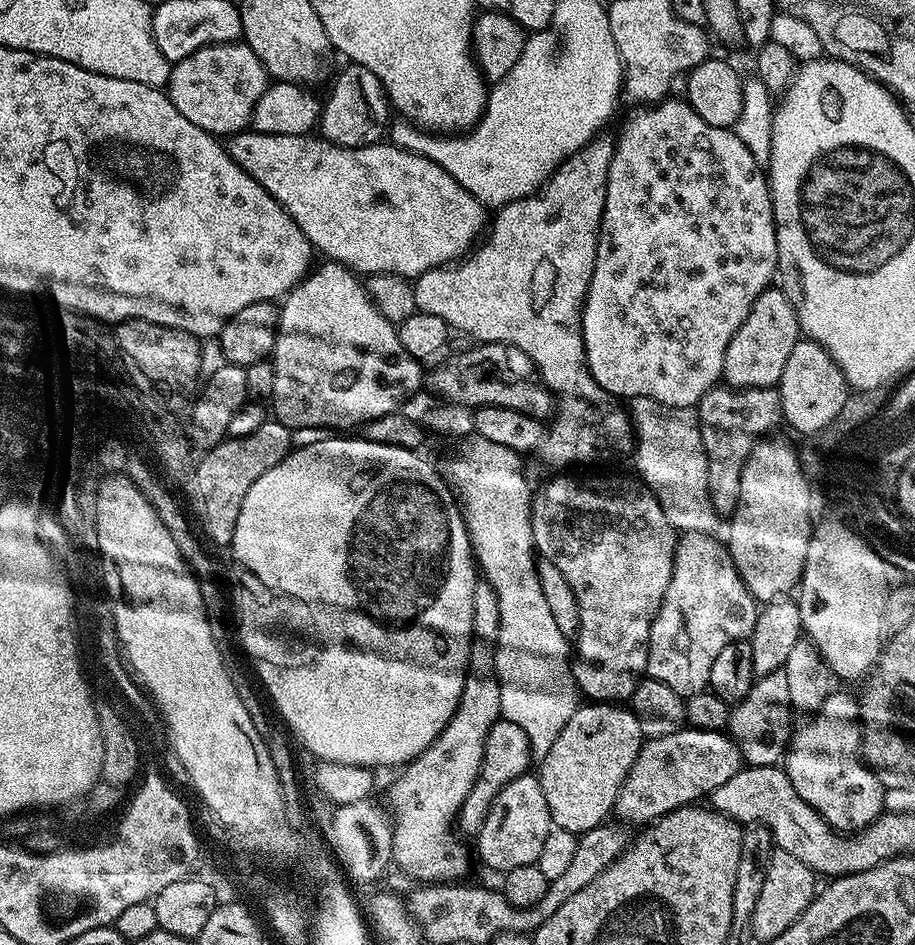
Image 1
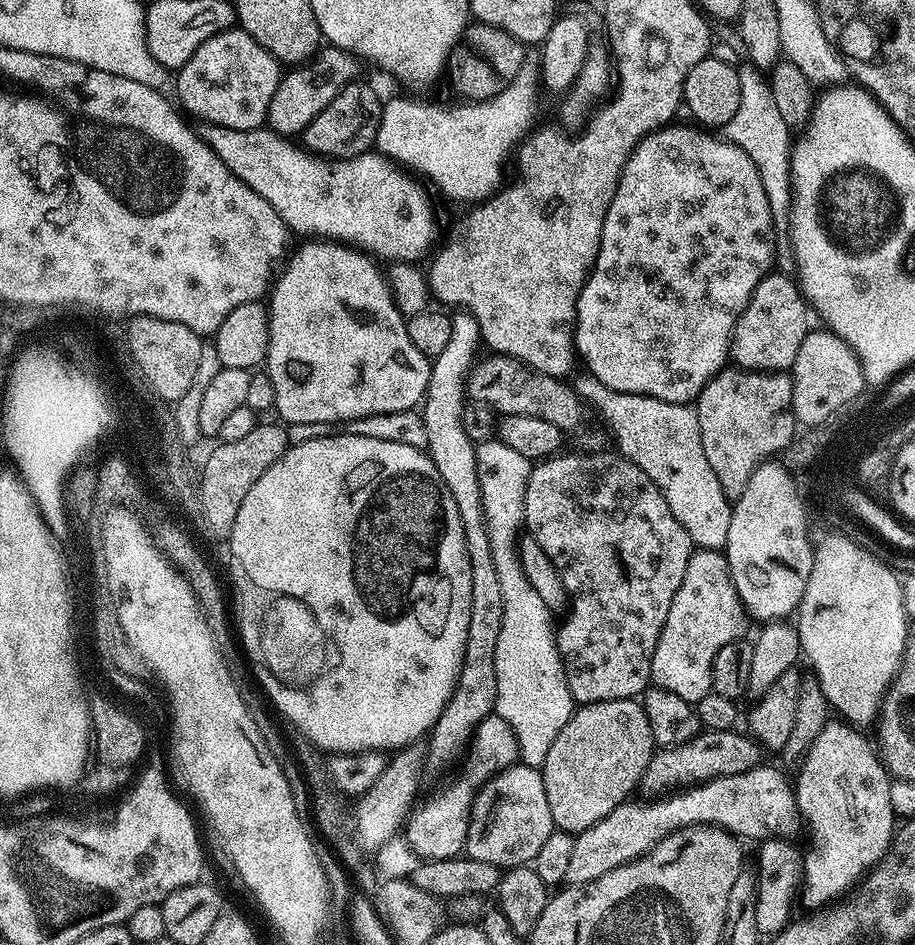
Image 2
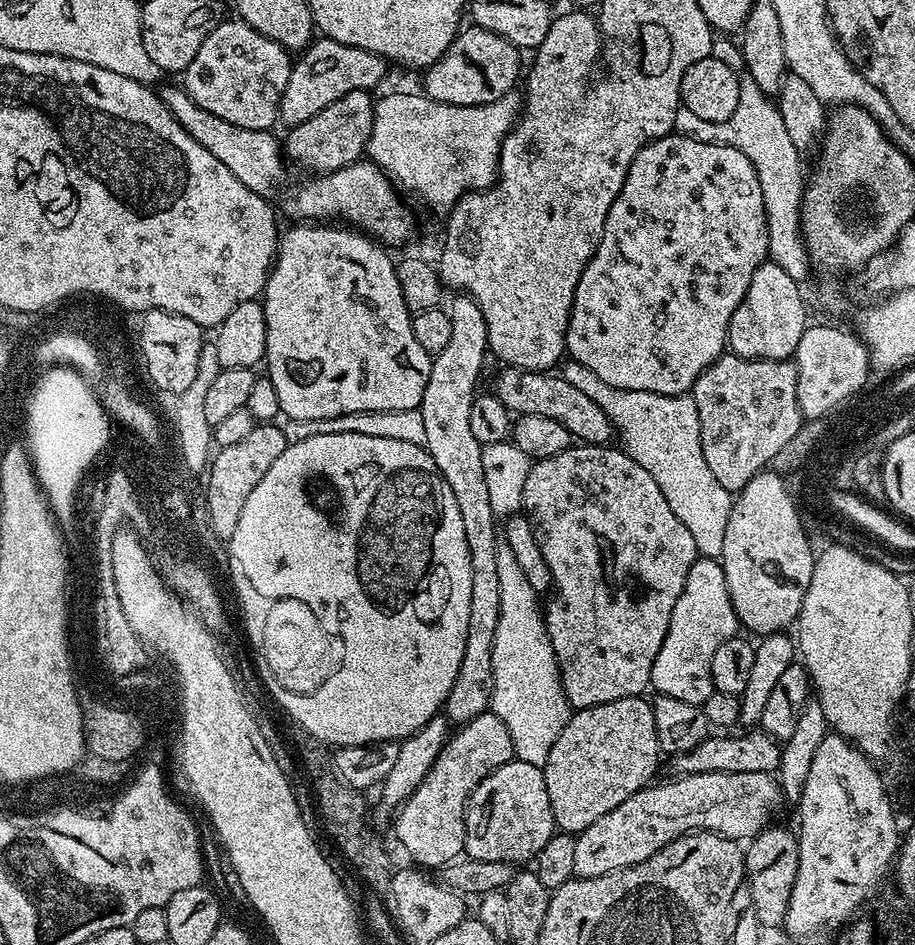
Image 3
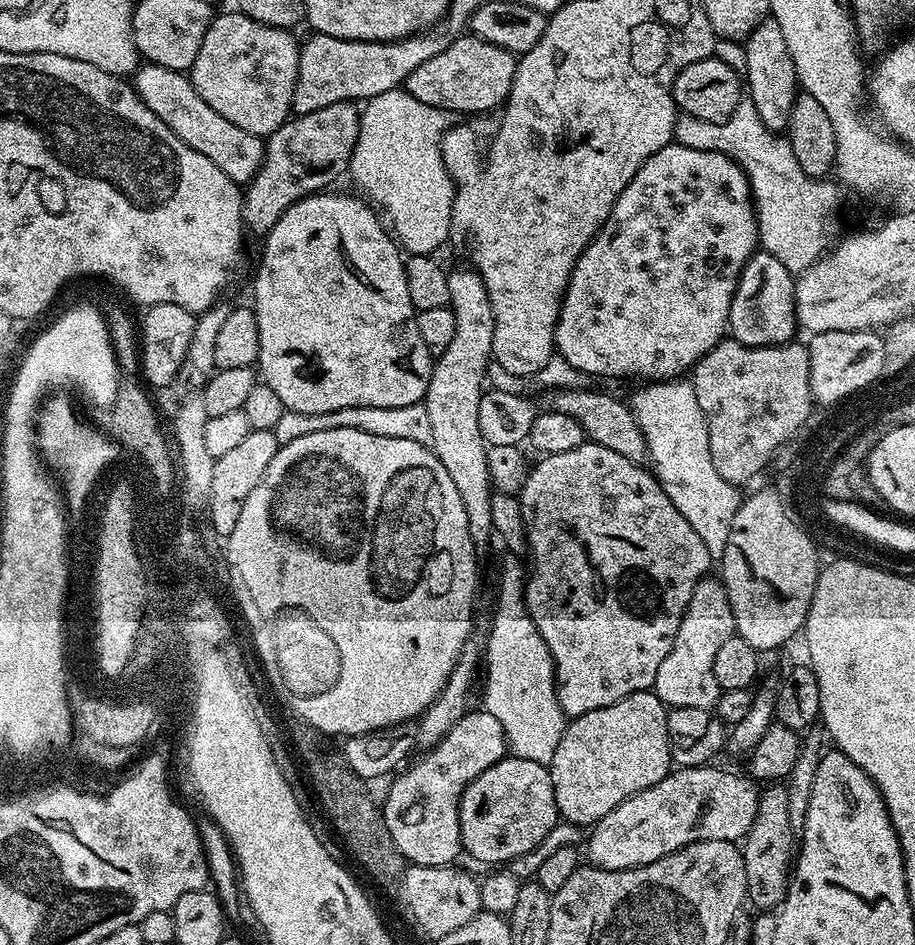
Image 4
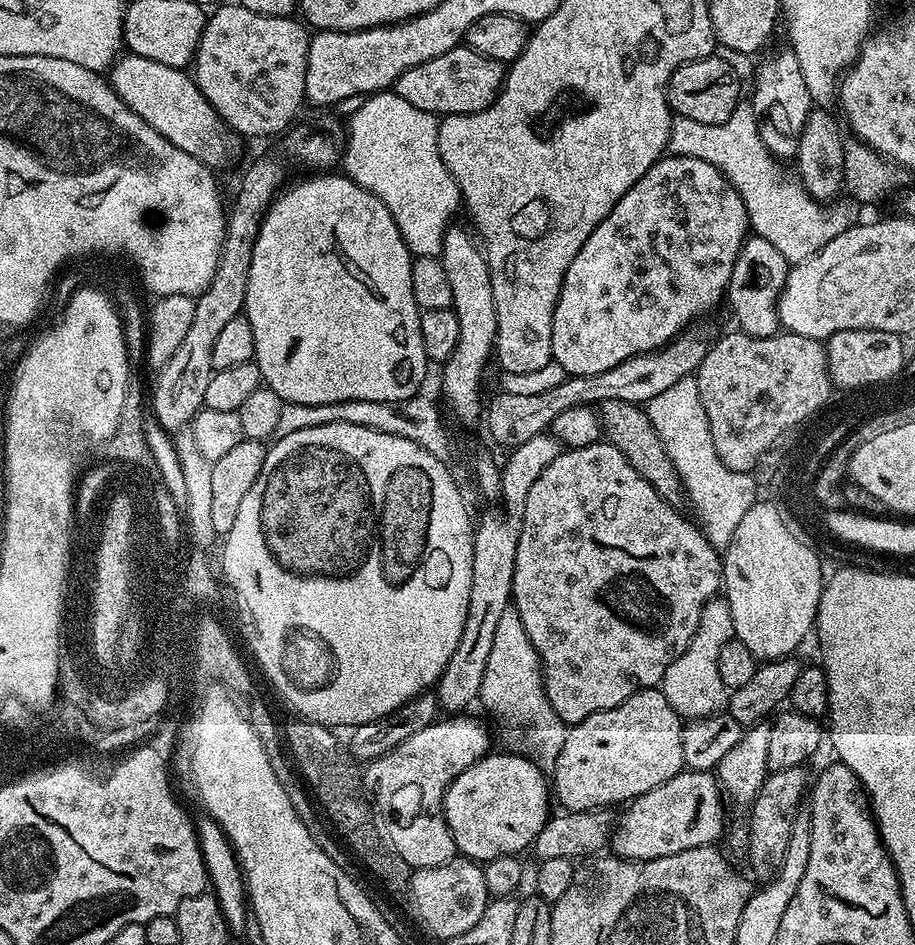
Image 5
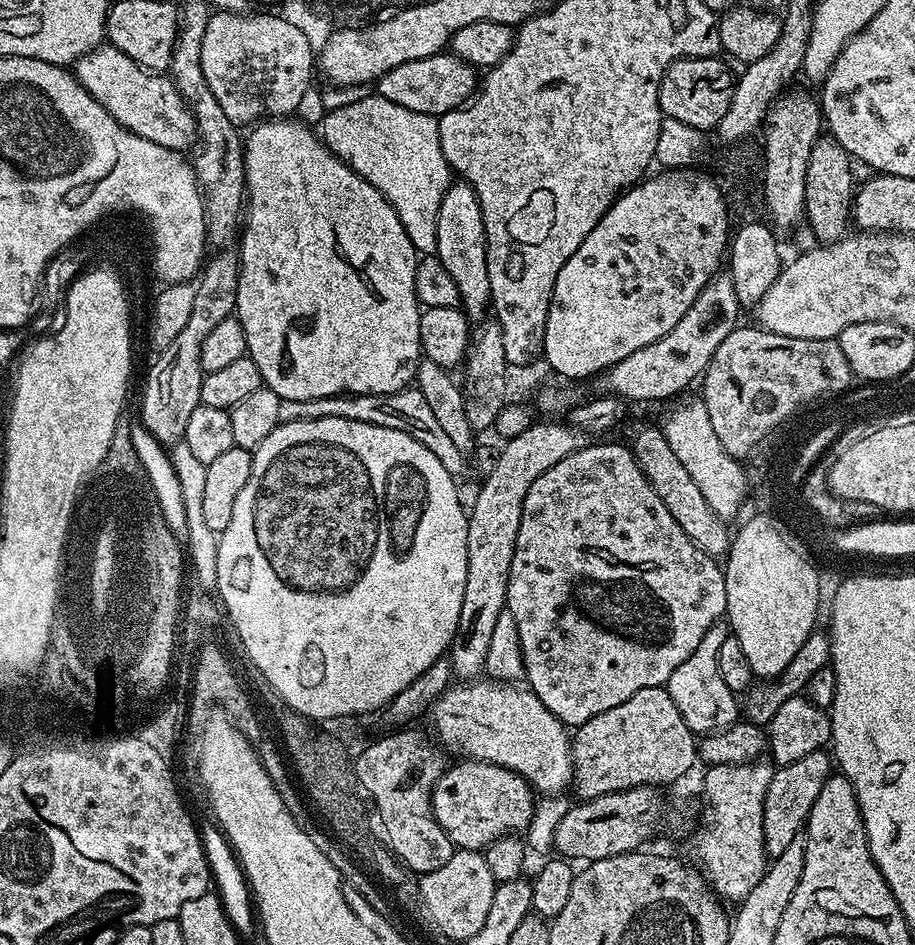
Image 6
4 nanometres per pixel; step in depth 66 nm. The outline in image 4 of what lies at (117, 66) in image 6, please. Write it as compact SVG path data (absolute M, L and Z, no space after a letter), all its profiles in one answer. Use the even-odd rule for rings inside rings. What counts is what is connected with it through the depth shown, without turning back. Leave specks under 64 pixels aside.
M145 63L134 73L134 87L141 102L150 106L150 110L154 110L154 114L158 114L158 118L162 118L162 122L166 122L166 126L170 126L170 130L174 130L174 134L178 134L178 138L190 146L190 150L206 154L206 158L210 158L210 162L214 162L214 166L218 166L226 178L241 186L254 179L264 161L265 141L250 134L250 130L234 126L234 122L222 118L222 114L206 106L185 73Z

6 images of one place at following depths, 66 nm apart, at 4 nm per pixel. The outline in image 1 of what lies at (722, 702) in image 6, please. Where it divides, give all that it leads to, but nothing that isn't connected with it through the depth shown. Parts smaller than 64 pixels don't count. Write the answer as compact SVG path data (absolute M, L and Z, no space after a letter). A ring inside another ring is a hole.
M686 532L677 539L670 586L666 586L662 606L658 614L653 616L650 626L647 675L658 682L666 682L670 690L685 698L708 688L714 658L718 658L719 652L730 646L730 642L748 640L758 615L758 602L750 594L746 582L742 582L734 566L734 558L728 553L727 543L723 539L715 540L716 538L712 534Z

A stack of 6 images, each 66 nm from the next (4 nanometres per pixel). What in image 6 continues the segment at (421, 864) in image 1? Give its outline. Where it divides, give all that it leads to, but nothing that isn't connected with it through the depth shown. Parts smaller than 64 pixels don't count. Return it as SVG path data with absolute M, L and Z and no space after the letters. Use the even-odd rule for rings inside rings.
M456 178L449 183L436 215L436 250L434 255L446 266L454 286L458 286L459 307L464 309L469 321L480 322L489 315L492 303L490 274L488 273L488 243L482 222L478 194L470 182Z

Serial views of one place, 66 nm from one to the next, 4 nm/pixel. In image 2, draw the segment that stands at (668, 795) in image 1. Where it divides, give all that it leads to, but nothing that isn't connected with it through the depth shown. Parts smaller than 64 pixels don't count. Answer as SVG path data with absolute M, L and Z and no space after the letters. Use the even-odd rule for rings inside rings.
M701 731L693 740L682 742L673 748L660 748L653 751L650 762L640 780L640 788L648 791L652 798L663 798L681 790L705 784L708 780L722 778L726 774L742 774L761 763L762 749L751 735L730 732Z

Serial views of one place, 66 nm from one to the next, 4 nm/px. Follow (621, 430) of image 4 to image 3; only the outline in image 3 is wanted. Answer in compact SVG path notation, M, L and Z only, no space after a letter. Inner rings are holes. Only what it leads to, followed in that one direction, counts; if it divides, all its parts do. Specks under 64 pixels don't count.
M511 366L501 369L496 376L494 395L503 402L510 413L521 416L538 414L541 418L554 418L554 422L562 422L562 426L570 430L573 438L585 444L607 445L611 436L613 439L614 429L606 410L602 410L598 402L586 397L570 382L566 382L560 374L526 372L523 368Z

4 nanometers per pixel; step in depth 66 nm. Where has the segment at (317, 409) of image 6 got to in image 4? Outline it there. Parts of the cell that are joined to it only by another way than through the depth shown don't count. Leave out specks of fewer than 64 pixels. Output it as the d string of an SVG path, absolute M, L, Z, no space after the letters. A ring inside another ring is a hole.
M423 403L411 404L402 407L346 407L344 410L331 411L328 414L298 414L285 411L278 420L273 432L280 445L294 442L305 434L318 433L321 430L356 429L364 430L368 434L378 434L386 438L404 438L419 444L431 445L430 416Z

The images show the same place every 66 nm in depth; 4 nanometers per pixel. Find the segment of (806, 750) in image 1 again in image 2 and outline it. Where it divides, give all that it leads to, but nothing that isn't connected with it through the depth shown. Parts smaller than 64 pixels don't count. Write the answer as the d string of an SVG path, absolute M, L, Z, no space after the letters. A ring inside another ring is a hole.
M832 718L829 719L827 726L822 732L818 734L818 738L814 738L814 742L809 746L807 752L804 753L802 759L799 761L798 769L800 773L797 774L796 780L794 776L794 791L796 794L796 801L798 802L798 810L800 811L803 823L812 831L812 849L809 852L803 853L804 863L807 865L804 870L804 879L802 881L802 900L808 904L816 904L812 906L827 906L837 898L843 897L867 873L869 870L876 867L890 851L890 845L894 840L894 825L897 823L898 817L892 810L892 803L890 802L890 790L892 789L894 780L889 776L887 768L884 766L883 760L880 759L877 749L868 745L868 740L863 736L859 727L853 726L843 719Z

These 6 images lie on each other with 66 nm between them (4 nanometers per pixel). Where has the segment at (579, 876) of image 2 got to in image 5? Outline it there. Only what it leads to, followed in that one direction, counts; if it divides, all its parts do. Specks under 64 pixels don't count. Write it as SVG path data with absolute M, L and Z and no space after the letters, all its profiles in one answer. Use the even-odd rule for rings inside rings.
M685 770L670 778L670 782L662 782L662 786L654 786L646 794L631 801L623 809L624 812L615 821L610 837L610 848L622 860L653 860L670 854L678 854L682 850L694 850L707 844L715 845L716 839L724 832L724 804L719 780L712 772L693 772Z

